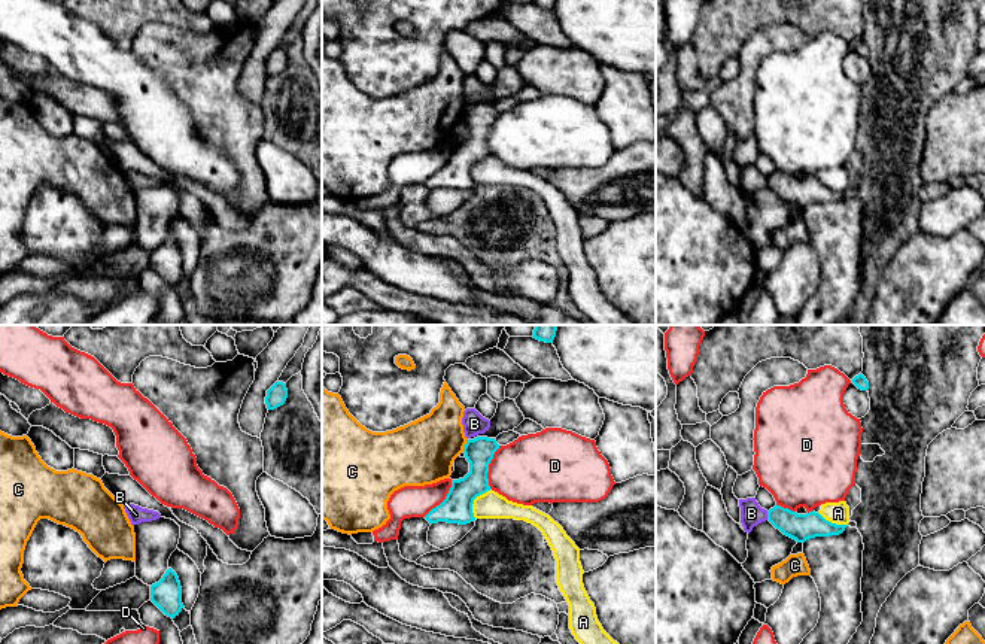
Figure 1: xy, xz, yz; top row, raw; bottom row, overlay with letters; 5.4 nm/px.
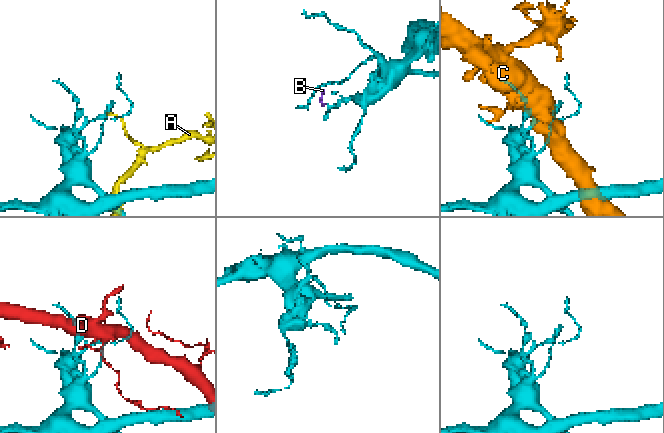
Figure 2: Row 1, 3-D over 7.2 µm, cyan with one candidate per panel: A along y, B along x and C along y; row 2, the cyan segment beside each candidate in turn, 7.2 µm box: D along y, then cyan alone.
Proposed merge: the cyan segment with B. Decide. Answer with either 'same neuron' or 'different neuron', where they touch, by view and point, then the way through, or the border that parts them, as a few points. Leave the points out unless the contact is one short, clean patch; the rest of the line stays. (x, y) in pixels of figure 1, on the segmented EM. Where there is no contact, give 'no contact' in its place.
different neuron; meets cyan in yz at (768, 516); border along yz (766, 512), (768, 519)

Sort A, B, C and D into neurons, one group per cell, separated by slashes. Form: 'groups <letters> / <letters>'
groups A / B / C / D

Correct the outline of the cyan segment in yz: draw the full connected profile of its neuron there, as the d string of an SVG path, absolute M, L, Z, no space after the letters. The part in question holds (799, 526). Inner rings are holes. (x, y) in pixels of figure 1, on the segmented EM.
M775 505L767 511L767 520L784 535L796 540L797 543L805 543L815 537L839 535L848 526L832 523L815 511L797 514L796 511L781 505Z

